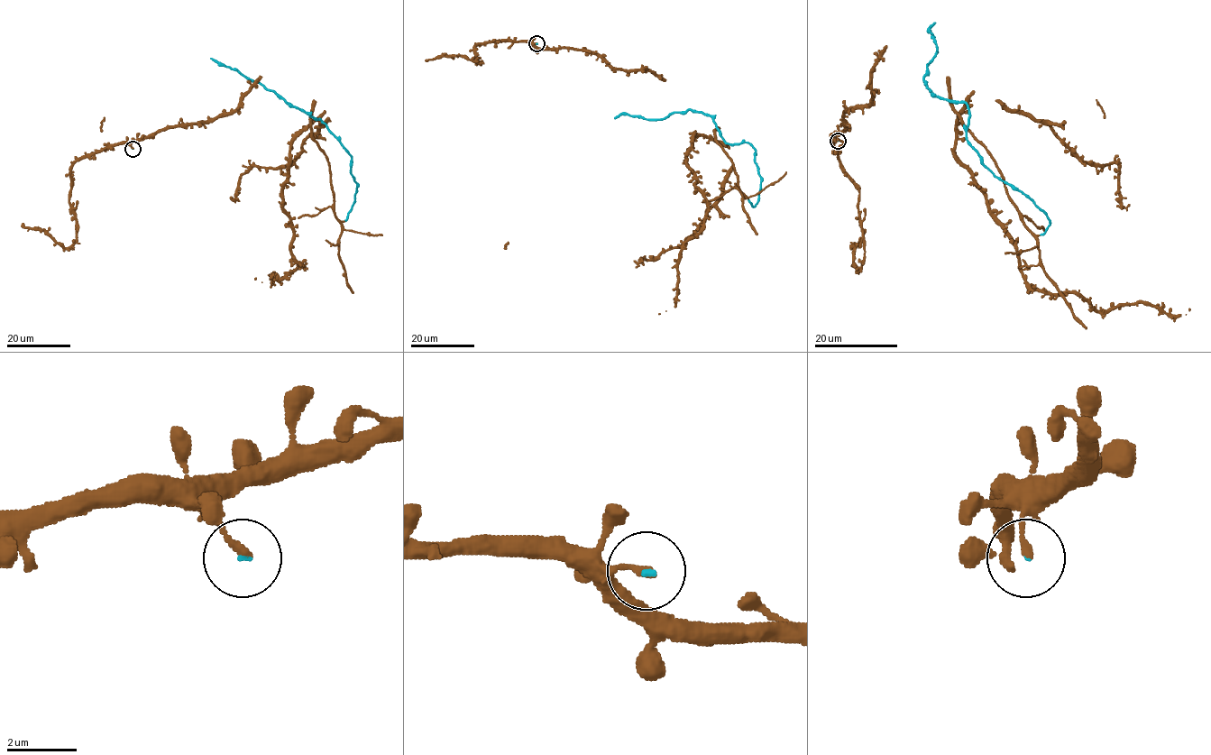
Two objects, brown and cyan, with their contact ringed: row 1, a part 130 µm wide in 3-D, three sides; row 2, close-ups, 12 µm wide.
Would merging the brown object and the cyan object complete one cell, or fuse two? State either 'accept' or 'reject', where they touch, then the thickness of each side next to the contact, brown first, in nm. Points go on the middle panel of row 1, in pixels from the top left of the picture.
accept; at (536, 43); 220 nm thick on the brown side, 70 nm on the other

